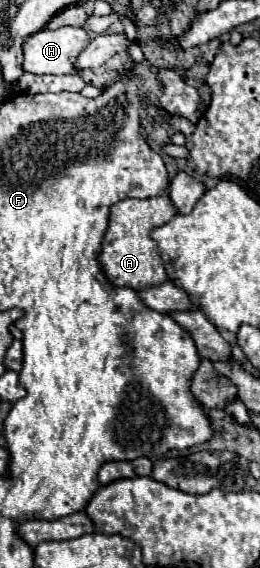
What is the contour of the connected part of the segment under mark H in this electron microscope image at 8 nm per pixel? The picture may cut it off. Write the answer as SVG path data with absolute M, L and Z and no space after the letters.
M44 28L24 40L22 68L32 74L74 74L74 60L86 48L88 40L84 28Z

